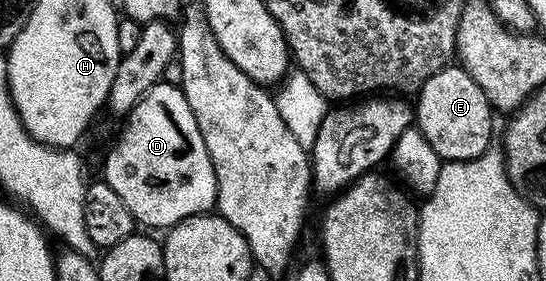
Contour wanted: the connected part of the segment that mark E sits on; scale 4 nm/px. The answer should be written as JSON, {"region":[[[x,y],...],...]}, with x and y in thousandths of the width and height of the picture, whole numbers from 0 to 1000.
{"region":[[[828,224],[806,246],[771,310],[758,345],[758,445],[808,577],[872,569],[894,530],[905,484],[905,391],[894,342],[861,281],[857,256]]]}

